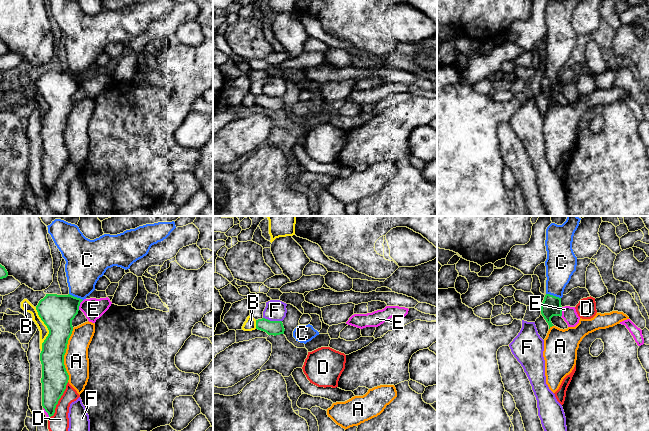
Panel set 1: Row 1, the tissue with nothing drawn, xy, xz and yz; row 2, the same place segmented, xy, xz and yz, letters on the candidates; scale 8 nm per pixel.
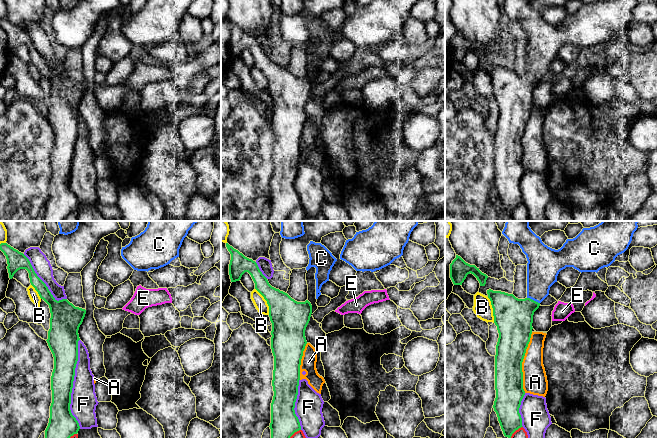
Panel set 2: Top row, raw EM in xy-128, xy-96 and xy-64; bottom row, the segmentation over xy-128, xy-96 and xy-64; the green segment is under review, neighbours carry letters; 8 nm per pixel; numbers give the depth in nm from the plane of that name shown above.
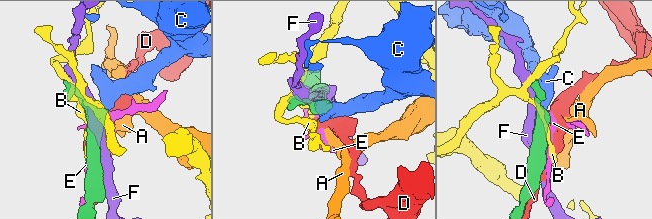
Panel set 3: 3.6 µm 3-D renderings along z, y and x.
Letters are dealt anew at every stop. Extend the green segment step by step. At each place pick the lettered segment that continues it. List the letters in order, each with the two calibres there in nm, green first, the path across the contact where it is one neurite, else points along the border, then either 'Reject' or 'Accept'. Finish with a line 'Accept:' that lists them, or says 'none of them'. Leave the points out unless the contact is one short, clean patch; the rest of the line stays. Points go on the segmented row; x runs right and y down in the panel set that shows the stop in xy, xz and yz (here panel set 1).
A: Thickness 220 nm (green) against 200 nm. Reject
B: Thickness 280 nm (green) against 80 nm. Reject
C: Thickness 160 nm (green) against 240 nm. Path across: yz (551, 306), (552, 295), (560, 265). Accept
D: Thickness 220 nm (green) against 150 nm. Reject
E: Thickness 280 nm (green) against 170 nm. Reject
F: Thickness 110 nm (green) against 170 nm. Reject
Accept: C

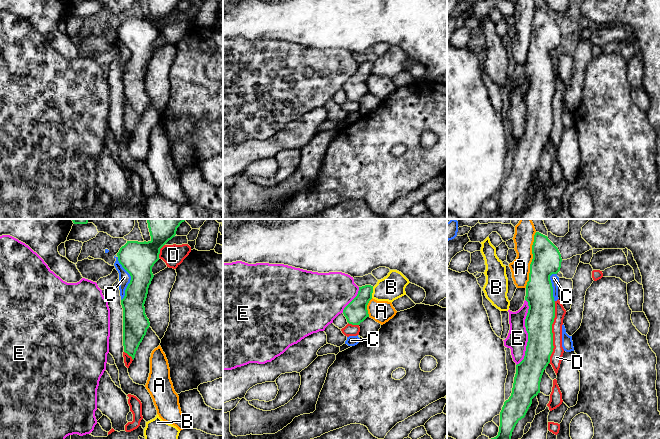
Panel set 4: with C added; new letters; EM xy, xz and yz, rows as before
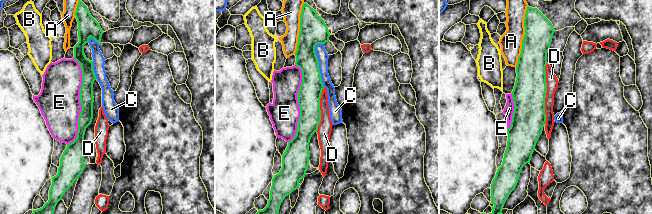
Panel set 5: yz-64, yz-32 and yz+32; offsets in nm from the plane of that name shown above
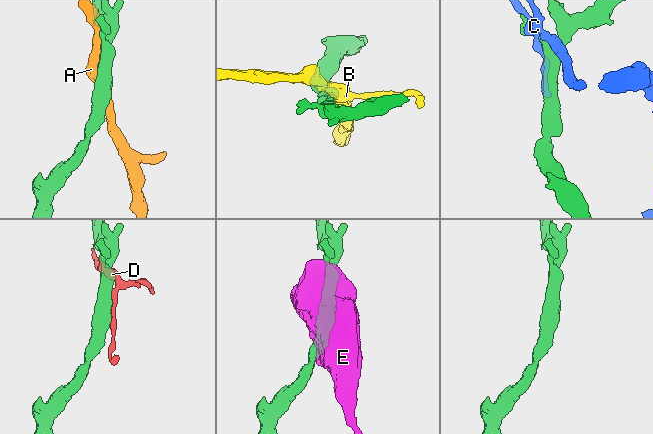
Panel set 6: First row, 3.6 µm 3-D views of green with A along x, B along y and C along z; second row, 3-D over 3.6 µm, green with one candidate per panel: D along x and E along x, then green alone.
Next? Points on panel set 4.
A: Thickness 220 nm (green) against 160 nm. Reject
B: Thickness 180 nm (green) against 200 nm. Reject
C: Thickness 280 nm (green) against 100 nm. Reject
D: Thickness 220 nm (green) against 100 nm. Reject
E: Thickness 220 nm (green) against 170 nm. Reject
Accept: none of them

